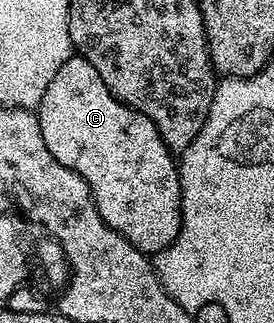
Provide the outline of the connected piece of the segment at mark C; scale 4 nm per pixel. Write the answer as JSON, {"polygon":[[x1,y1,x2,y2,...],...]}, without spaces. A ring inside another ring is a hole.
{"polygon":[[80,57,69,58,55,73,51,85,47,85,47,89,43,93,43,101,41,106,36,108,35,114,41,126,43,141,47,141,47,149,51,149,55,161,67,165,67,169,71,169,79,177,83,177,83,181,87,181,89,192,93,194,93,200,97,202,99,213,107,226,116,229,128,243,135,245,137,251,156,253,165,250,166,247,173,246,173,242,177,240,177,235,181,231,181,177,179,174,179,163,175,158,174,152,170,151,169,146,163,141,163,137,159,137,159,129,155,129,155,125,146,115,132,111,127,104,120,103,107,89,107,85,103,85,103,77,99,77,99,73,95,73,95,69,91,64]]}

